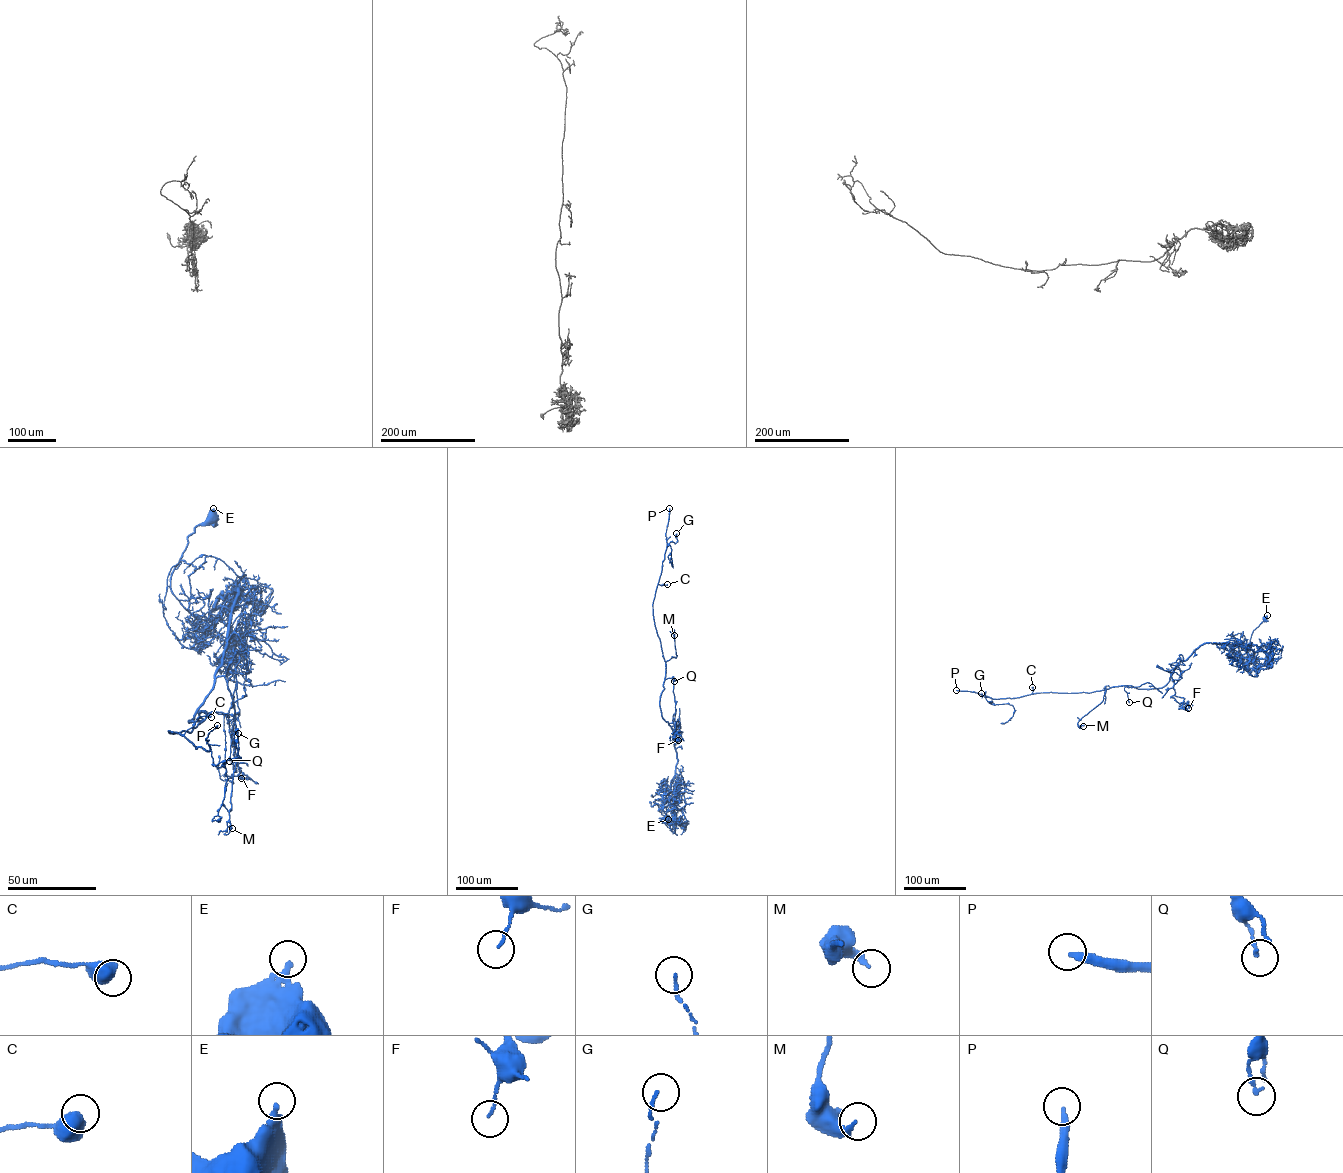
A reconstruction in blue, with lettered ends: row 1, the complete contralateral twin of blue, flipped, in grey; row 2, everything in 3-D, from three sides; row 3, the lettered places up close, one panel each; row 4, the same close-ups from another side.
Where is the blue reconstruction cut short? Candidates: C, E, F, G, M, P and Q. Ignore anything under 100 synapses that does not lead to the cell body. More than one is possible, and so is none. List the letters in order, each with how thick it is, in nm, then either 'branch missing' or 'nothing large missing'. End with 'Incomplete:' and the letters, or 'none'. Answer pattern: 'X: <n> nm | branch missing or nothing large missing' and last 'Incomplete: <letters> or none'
C: 650 nm | nothing large missing
E: 320 nm | nothing large missing
F: 90 nm | nothing large missing
G: 100 nm | nothing large missing
M: 200 nm | nothing large missing
P: 260 nm | branch missing
Q: 150 nm | nothing large missing
Incomplete: P

